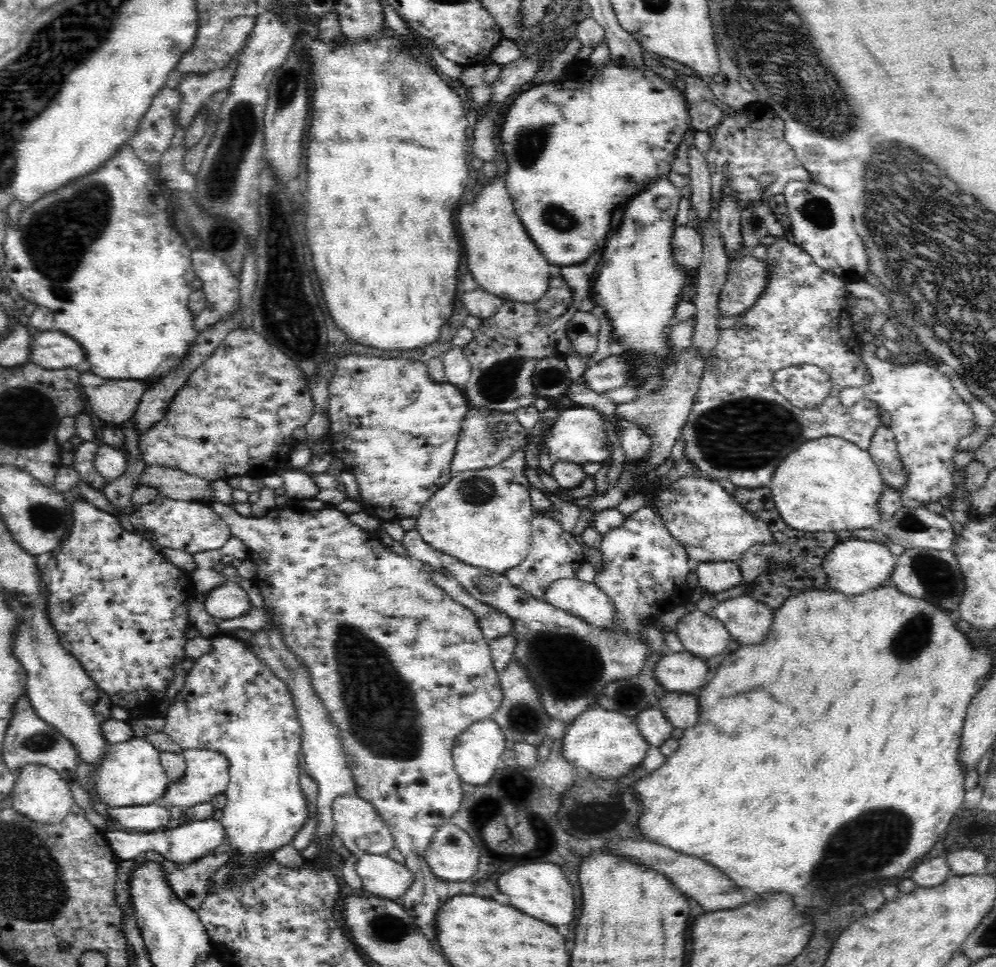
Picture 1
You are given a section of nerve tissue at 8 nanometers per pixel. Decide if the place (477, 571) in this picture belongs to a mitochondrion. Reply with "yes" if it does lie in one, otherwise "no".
no

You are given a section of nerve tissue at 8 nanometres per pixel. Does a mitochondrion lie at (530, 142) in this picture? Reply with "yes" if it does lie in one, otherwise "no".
yes

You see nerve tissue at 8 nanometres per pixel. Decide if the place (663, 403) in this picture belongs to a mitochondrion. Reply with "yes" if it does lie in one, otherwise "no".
no

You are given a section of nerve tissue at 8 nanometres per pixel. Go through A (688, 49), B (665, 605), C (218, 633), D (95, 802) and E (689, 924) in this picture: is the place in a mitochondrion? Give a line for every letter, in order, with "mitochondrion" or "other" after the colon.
A: other
B: other
C: other
D: other
E: other

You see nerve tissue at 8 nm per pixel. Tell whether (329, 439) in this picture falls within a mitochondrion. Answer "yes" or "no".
no

